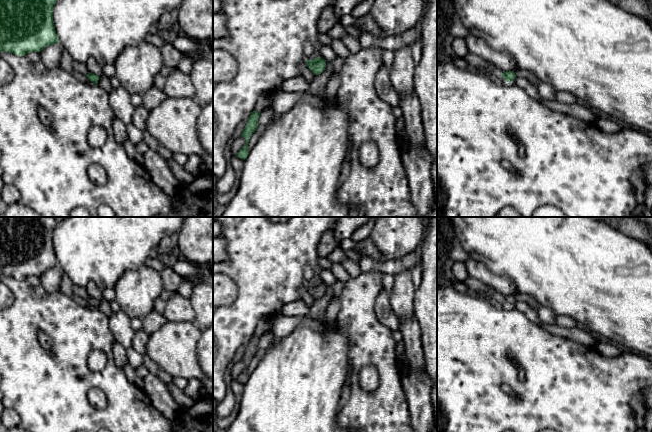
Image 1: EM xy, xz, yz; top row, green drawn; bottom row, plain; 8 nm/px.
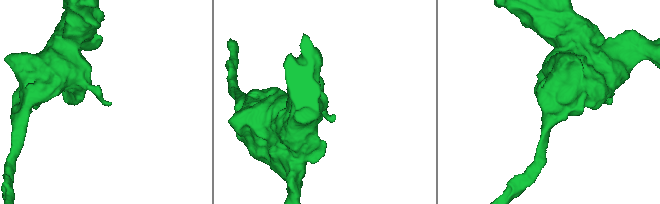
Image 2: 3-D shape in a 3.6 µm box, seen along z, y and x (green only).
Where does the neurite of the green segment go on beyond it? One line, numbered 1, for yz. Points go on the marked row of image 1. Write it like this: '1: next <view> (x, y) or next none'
1: next none

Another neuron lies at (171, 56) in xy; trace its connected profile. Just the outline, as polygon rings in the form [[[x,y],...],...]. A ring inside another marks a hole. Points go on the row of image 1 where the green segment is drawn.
[[[166,42],[161,48],[164,66],[171,69],[177,68],[180,60],[183,58],[183,53],[177,50],[173,43]]]

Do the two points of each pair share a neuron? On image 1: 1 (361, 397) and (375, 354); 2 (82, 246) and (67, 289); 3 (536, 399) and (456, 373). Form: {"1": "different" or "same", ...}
{"1": "same", "2": "different", "3": "same"}

